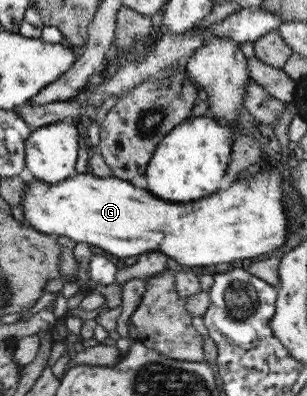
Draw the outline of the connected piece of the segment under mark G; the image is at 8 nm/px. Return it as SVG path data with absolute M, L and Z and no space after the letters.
M256 169L252 176L236 178L226 190L185 203L162 200L146 189L113 175L97 177L93 173L84 172L54 184L37 179L28 182L21 204L28 224L38 232L66 235L76 243L86 242L98 246L118 258L138 256L152 250L162 252L184 266L212 266L244 258L267 257L278 250L286 242L289 230L284 203L286 196L288 192L284 190L284 180L276 169L262 172Z

